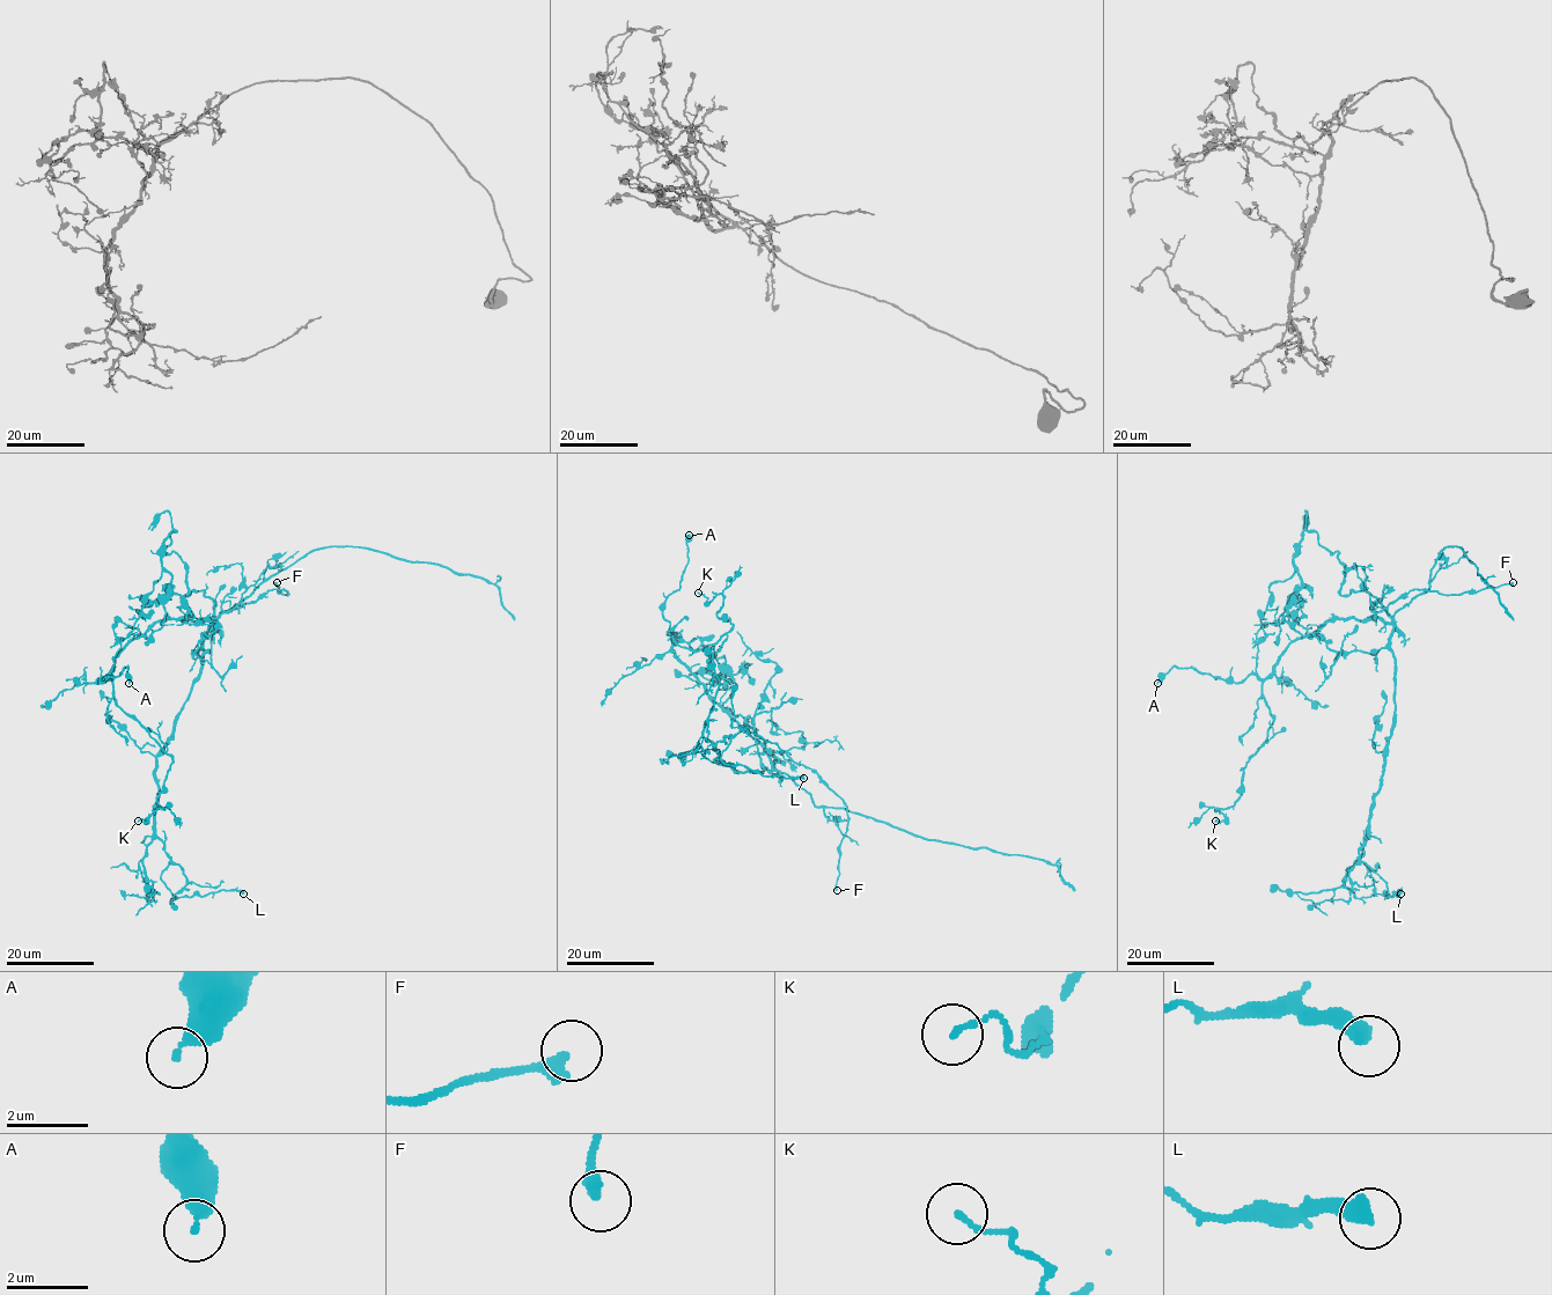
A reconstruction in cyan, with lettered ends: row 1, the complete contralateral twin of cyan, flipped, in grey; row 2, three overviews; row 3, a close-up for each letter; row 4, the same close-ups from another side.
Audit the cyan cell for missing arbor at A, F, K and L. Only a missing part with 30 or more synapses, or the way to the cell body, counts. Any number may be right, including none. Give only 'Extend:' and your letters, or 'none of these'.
Extend: none of these

